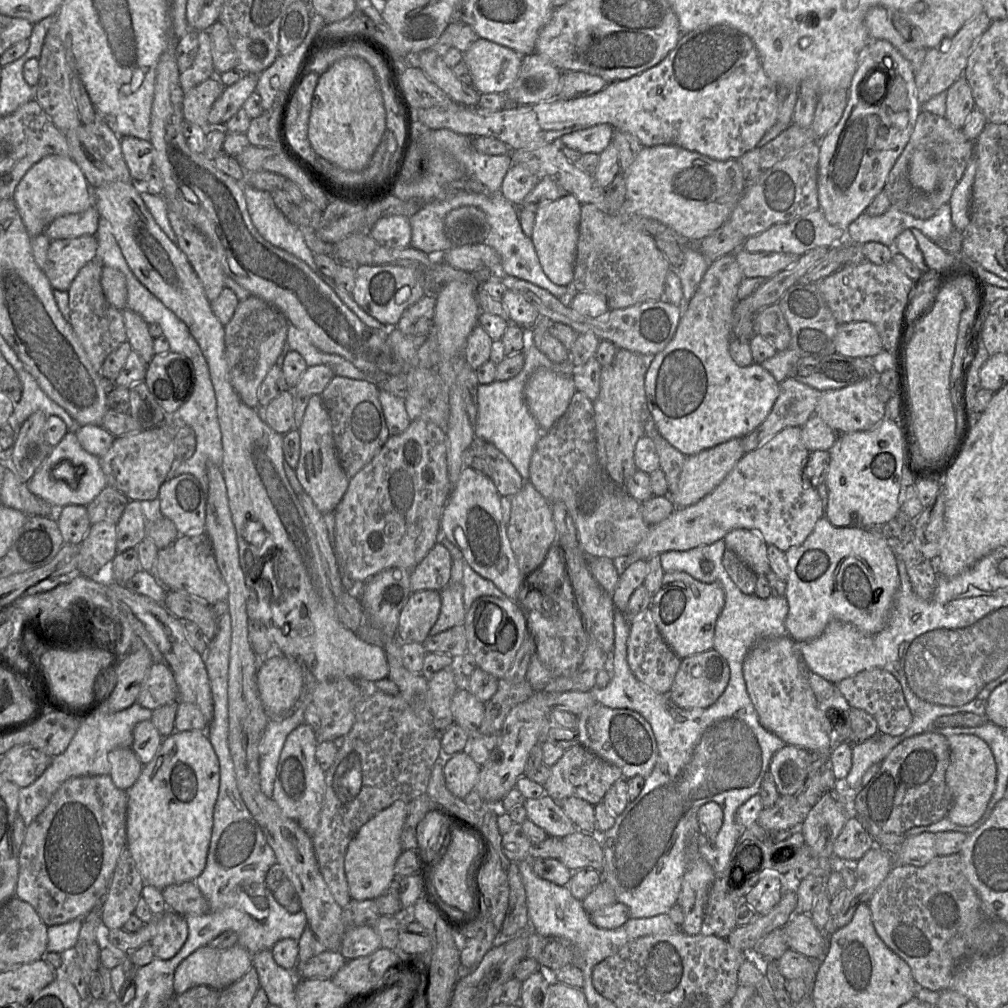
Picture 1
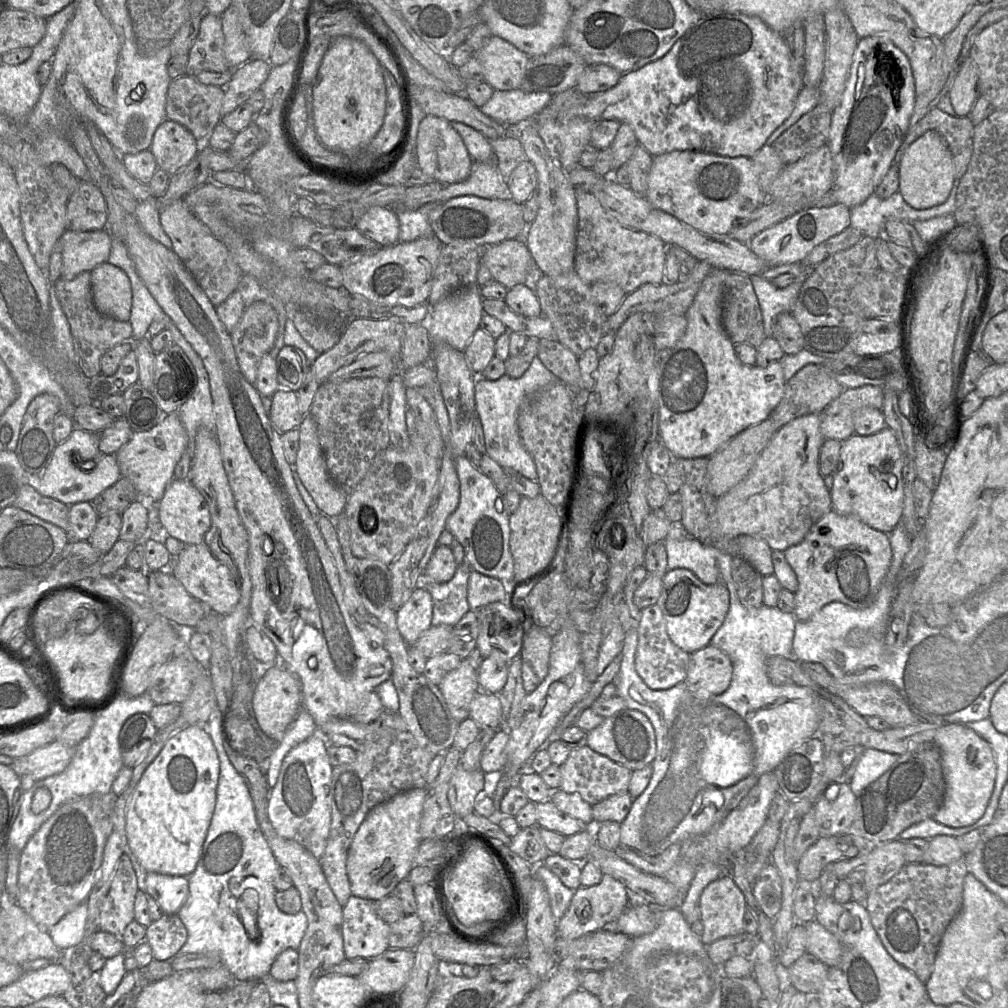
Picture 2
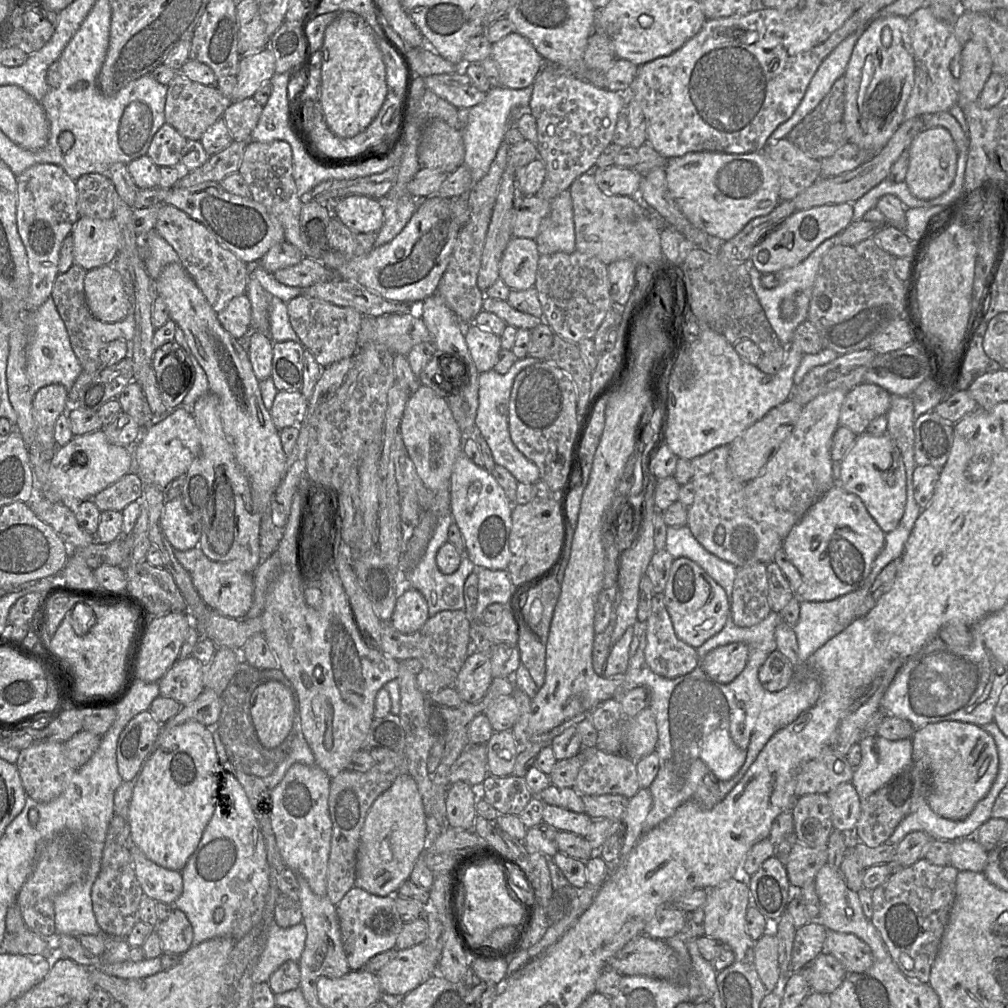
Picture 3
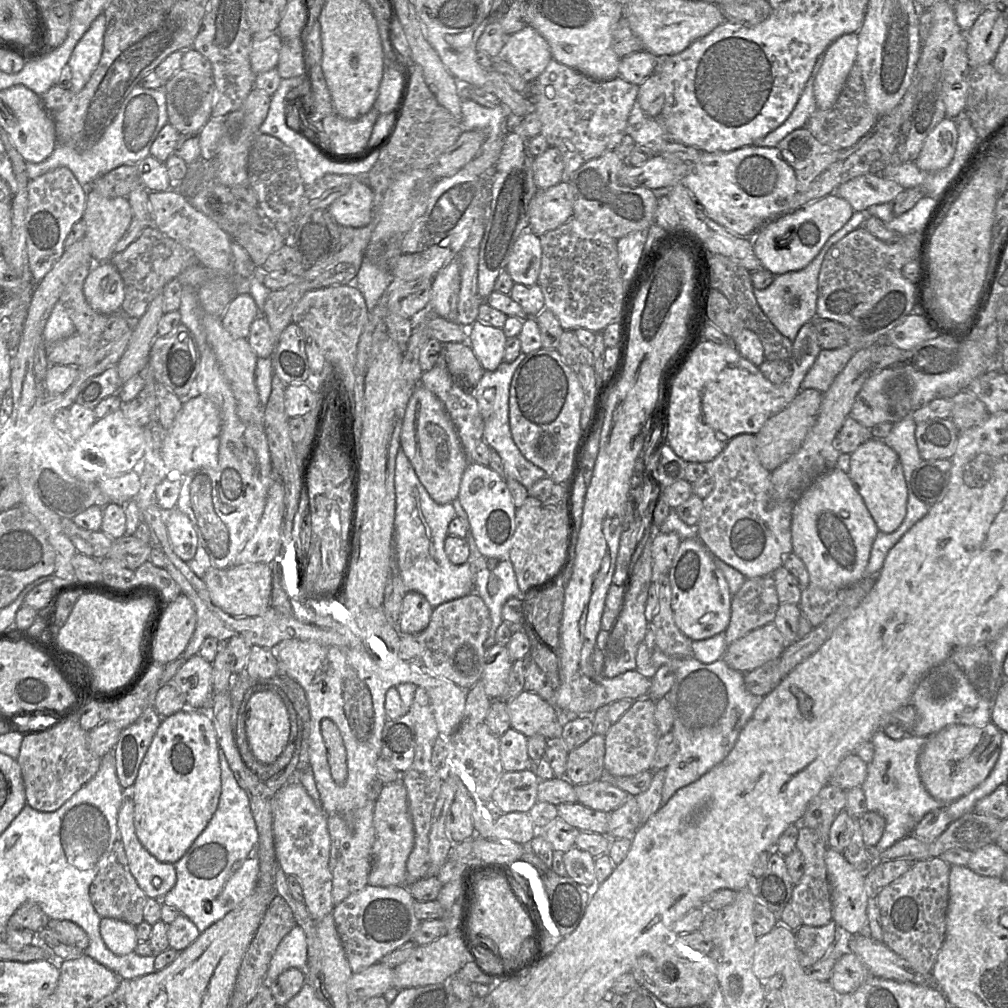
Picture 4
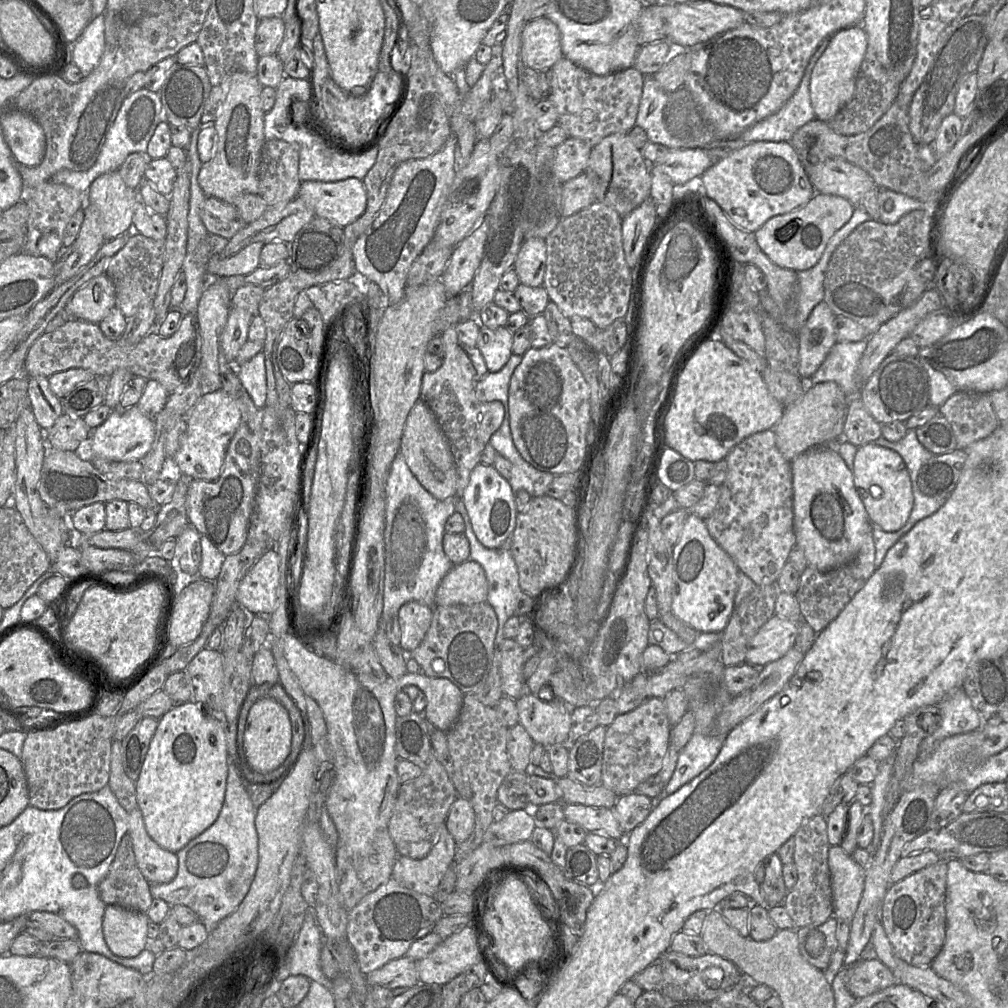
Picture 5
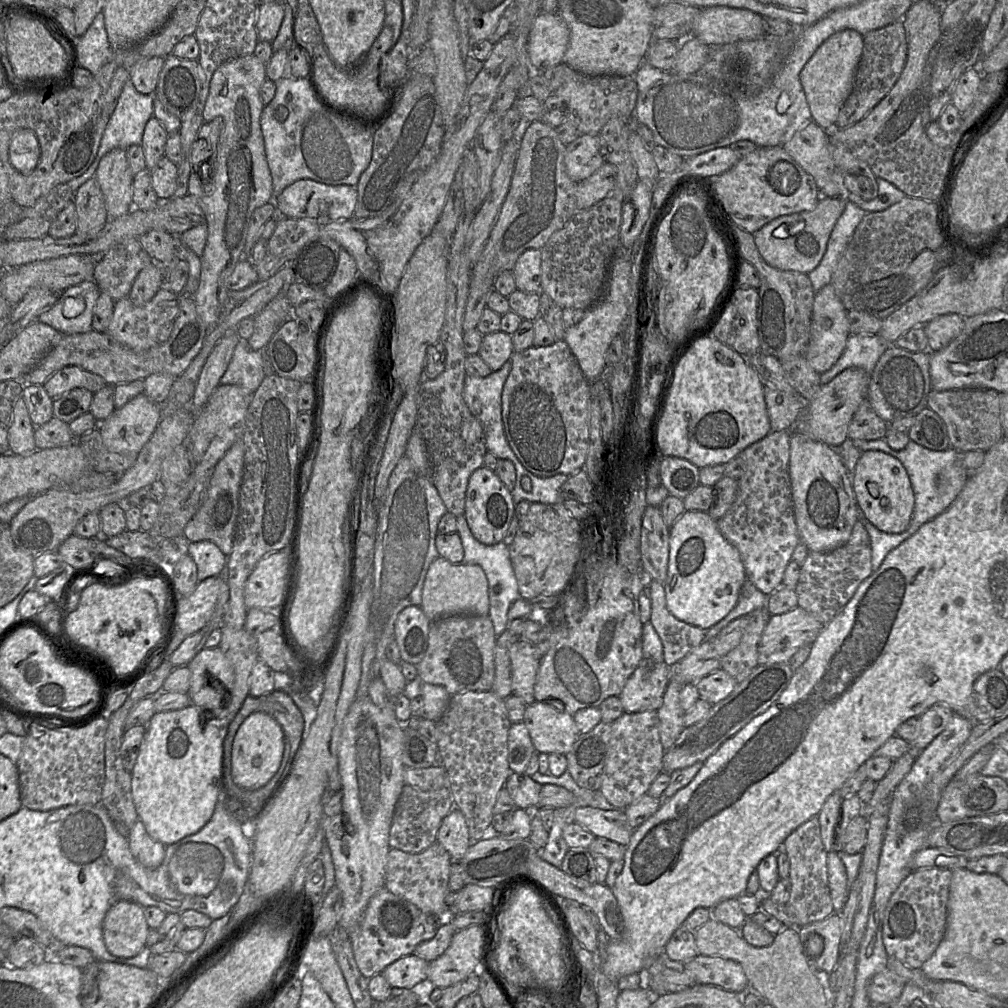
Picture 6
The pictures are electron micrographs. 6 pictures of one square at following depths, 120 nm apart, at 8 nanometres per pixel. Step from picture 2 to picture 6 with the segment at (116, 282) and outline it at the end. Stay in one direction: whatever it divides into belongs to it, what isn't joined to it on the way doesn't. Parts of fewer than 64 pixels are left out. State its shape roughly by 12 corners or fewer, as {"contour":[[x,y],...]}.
{"contour":[[69,287],[37,321],[63,335],[88,332],[100,293]]}

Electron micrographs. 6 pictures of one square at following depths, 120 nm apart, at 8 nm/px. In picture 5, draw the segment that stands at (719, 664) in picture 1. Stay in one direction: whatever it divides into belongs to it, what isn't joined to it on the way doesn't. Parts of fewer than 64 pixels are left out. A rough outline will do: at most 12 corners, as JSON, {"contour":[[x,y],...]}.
{"contour":[[774,614],[745,663],[764,667],[794,647],[799,622]]}

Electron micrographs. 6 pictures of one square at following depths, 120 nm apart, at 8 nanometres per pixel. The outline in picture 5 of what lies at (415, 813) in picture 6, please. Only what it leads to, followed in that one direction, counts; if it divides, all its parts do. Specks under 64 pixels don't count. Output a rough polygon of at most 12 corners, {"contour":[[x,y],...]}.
{"contour":[[433,753],[400,785],[387,827],[398,855],[427,856],[458,797]]}

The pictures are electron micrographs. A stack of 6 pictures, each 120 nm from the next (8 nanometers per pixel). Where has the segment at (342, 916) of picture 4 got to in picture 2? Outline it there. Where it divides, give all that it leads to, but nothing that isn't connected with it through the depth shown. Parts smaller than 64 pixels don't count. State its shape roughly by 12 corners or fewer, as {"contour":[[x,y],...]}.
{"contour":[[351,895],[342,908],[347,959],[389,948],[390,924],[374,901]]}

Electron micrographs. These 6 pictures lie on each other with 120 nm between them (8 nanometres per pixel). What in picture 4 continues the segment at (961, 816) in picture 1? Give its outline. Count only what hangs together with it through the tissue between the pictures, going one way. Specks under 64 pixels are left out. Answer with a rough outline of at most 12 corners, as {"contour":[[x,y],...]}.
{"contour":[[949,725],[917,761],[936,800],[951,803],[981,784],[1002,733]]}

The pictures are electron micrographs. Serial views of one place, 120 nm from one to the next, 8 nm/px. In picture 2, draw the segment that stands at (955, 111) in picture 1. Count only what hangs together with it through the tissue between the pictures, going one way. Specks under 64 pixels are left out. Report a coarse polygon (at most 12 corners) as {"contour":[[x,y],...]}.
{"contour":[[967,57],[948,93],[957,117],[980,96],[975,63]]}

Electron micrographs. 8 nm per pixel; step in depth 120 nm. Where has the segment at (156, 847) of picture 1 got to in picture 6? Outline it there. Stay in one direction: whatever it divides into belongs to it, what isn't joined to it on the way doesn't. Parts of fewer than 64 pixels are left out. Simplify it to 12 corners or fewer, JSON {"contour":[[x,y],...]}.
{"contour":[[156,713],[131,772],[148,835],[200,831],[223,791],[227,727]]}

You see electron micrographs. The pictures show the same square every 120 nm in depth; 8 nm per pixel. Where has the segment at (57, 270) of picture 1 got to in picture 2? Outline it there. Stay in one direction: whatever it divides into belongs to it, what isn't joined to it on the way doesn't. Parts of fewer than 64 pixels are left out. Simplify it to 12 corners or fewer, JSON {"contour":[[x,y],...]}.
{"contour":[[107,229],[66,230],[55,250],[61,279],[73,279],[107,262]]}

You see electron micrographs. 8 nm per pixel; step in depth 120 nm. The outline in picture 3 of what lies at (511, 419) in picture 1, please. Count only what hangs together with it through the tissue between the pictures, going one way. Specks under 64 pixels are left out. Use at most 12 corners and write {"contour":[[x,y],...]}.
{"contour":[[517,359],[505,374],[478,376],[474,429],[496,465],[519,483],[540,480],[511,440],[509,401],[516,375],[539,360]]}

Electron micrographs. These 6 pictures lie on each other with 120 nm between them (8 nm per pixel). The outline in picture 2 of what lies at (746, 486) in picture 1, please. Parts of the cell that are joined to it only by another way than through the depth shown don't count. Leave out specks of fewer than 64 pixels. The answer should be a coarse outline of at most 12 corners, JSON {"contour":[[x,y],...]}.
{"contour":[[820,414],[777,430],[717,499],[723,536],[800,544],[832,510]]}

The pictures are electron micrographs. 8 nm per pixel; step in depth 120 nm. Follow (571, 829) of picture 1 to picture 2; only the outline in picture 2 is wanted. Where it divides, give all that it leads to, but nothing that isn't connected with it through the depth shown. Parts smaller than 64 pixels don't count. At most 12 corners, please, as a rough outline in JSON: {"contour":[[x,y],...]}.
{"contour":[[550,799],[536,804],[539,827],[565,837],[587,826]]}

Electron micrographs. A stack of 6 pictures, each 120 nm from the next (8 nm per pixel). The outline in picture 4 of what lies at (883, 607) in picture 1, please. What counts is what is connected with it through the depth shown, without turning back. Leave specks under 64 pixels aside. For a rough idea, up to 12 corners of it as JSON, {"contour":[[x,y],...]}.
{"contour":[[847,473],[792,508],[810,584],[865,577],[878,528]]}

